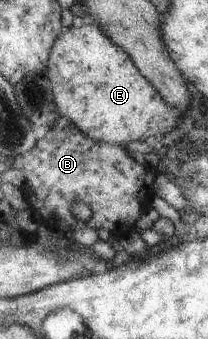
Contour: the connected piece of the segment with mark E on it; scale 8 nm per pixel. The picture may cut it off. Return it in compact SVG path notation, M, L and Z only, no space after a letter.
M90 21L81 27L64 28L51 48L45 75L51 82L53 101L59 115L69 117L79 131L100 142L126 148L131 141L145 141L151 135L165 136L181 118L181 111L168 104L153 84L135 69L129 55Z

